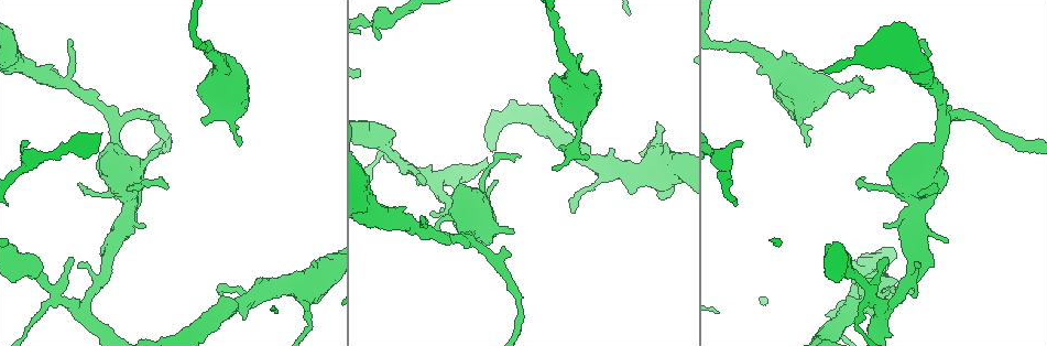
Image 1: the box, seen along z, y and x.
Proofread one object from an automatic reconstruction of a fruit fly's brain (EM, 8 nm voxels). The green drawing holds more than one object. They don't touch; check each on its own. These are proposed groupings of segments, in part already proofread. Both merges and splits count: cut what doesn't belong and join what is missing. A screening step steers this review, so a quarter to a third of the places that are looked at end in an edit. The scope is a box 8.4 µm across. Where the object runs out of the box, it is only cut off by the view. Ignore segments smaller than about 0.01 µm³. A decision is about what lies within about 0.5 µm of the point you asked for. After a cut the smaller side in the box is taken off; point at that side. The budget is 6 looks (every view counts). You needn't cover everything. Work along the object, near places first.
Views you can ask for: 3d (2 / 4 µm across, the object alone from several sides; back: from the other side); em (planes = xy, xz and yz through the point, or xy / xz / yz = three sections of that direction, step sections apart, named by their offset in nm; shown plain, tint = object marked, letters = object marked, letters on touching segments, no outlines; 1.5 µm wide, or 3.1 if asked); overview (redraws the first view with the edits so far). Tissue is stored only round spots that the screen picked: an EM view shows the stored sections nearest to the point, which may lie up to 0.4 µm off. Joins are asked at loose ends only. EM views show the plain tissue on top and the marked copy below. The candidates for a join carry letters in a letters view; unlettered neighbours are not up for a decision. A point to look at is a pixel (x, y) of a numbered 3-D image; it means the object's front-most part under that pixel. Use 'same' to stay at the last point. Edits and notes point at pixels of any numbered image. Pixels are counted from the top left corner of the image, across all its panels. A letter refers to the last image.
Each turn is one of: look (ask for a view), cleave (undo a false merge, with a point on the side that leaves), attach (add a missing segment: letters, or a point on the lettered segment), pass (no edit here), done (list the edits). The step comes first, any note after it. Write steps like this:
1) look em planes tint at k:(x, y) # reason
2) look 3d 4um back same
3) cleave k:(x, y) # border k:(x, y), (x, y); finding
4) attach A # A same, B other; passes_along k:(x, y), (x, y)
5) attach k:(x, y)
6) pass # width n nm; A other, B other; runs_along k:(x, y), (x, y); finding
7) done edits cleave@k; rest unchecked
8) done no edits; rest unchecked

look 3d 2um at 1:(755, 53) # thick turns thin

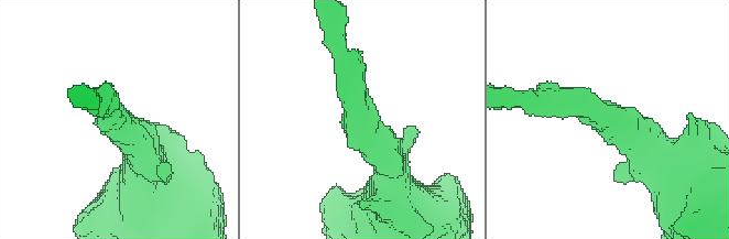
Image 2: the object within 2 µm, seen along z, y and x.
look em planes letters at 2:(362, 125)

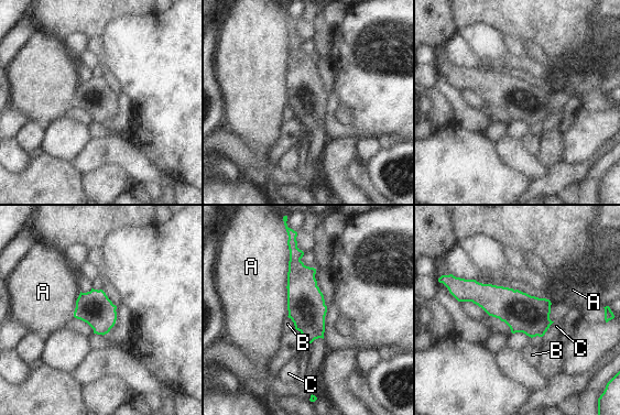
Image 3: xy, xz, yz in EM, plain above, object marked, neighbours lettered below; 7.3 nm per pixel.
pass # width 260 nm; A other, B other, C other; border 3:(287, 316), (295, 328); continuous, no second neuron

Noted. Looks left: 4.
look em xy step 8 tint at 1:(144, 227) # stops while still wide

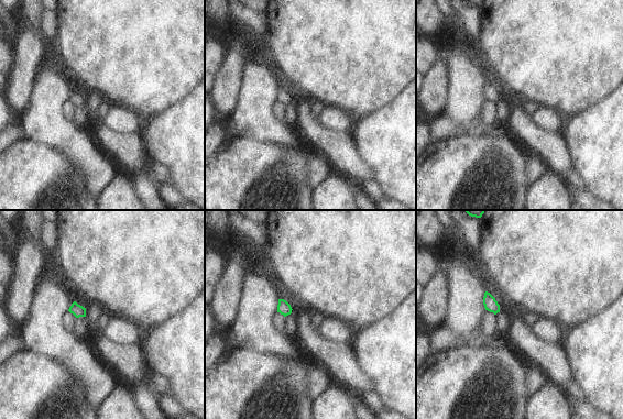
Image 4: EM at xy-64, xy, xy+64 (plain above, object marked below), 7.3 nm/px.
look em planes letters same

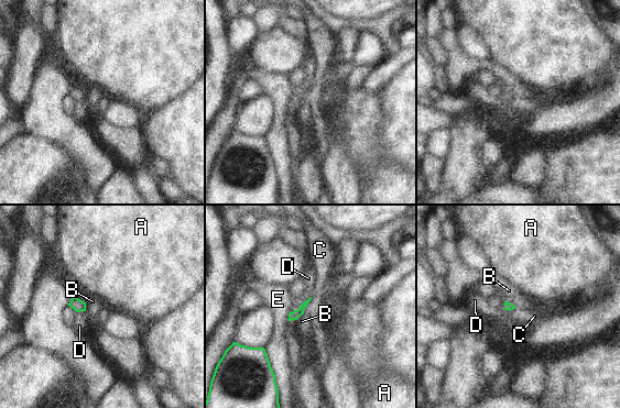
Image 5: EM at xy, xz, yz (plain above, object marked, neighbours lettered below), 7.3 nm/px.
pass # A other, B other, C other, D other, E other; none of them fits

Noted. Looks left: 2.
look em xz step 8 letters at 1:(202, 118) # free end

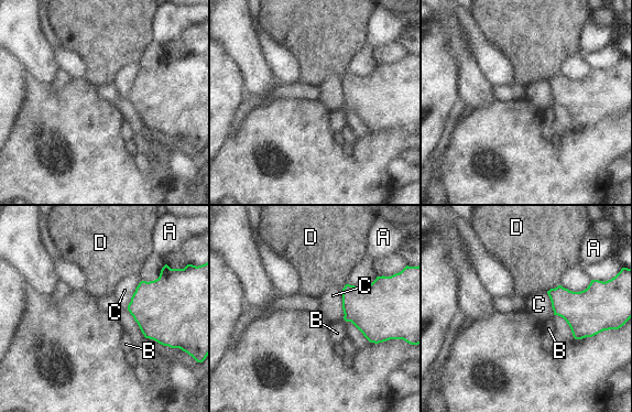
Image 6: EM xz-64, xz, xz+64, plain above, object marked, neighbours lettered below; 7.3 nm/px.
pass # A other, B other, C other, D other; border 6:(345, 285), (341, 291), (342, 318); no lettered segment goes on from it

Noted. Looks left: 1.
done no edits; rest unchecked

